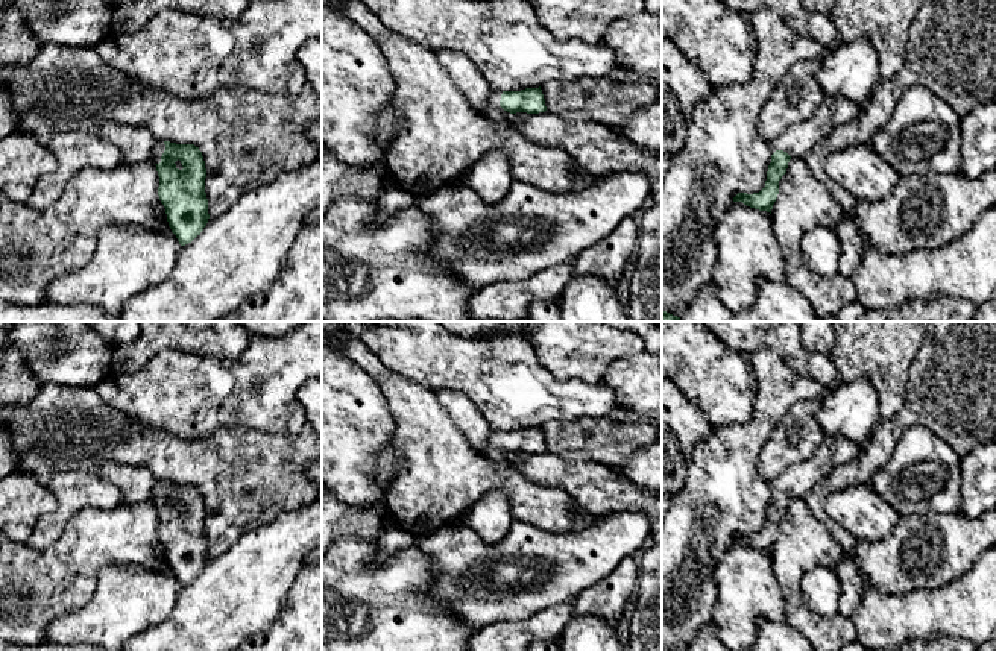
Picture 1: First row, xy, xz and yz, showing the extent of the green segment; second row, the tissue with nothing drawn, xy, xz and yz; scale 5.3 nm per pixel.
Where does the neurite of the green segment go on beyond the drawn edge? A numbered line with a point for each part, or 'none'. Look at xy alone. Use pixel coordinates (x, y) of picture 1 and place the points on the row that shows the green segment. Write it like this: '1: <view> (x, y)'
1: xy (160, 146)

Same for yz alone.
1: yz (834, 110)

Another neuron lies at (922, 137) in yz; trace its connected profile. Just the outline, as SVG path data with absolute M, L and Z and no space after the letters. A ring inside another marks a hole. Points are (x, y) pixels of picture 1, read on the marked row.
M909 86L868 146L900 178L952 175L963 165L961 117L926 86Z

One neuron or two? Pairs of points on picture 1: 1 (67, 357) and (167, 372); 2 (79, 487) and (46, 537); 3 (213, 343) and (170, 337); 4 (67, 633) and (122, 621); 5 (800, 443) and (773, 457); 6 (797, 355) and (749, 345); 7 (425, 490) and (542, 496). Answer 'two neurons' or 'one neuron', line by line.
1: two neurons
2: one neuron
3: one neuron
4: one neuron
5: one neuron
6: one neuron
7: one neuron

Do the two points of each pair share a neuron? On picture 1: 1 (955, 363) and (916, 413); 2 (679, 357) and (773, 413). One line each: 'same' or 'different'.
1: same
2: different

